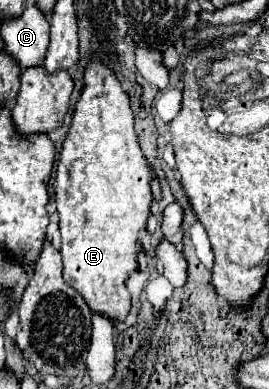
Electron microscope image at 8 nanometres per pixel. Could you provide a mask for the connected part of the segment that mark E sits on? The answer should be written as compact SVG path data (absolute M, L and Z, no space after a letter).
M94 56L94 60L90 60L90 64L86 64L84 68L84 90L74 106L72 124L58 156L54 192L60 216L60 252L64 262L64 280L68 286L76 288L82 294L90 310L100 312L118 322L124 322L130 310L132 296L126 290L124 280L138 266L136 240L138 232L146 228L146 220L150 214L152 176L154 172L144 160L144 154L136 142L130 98L124 92L122 84L116 80L114 70Z

